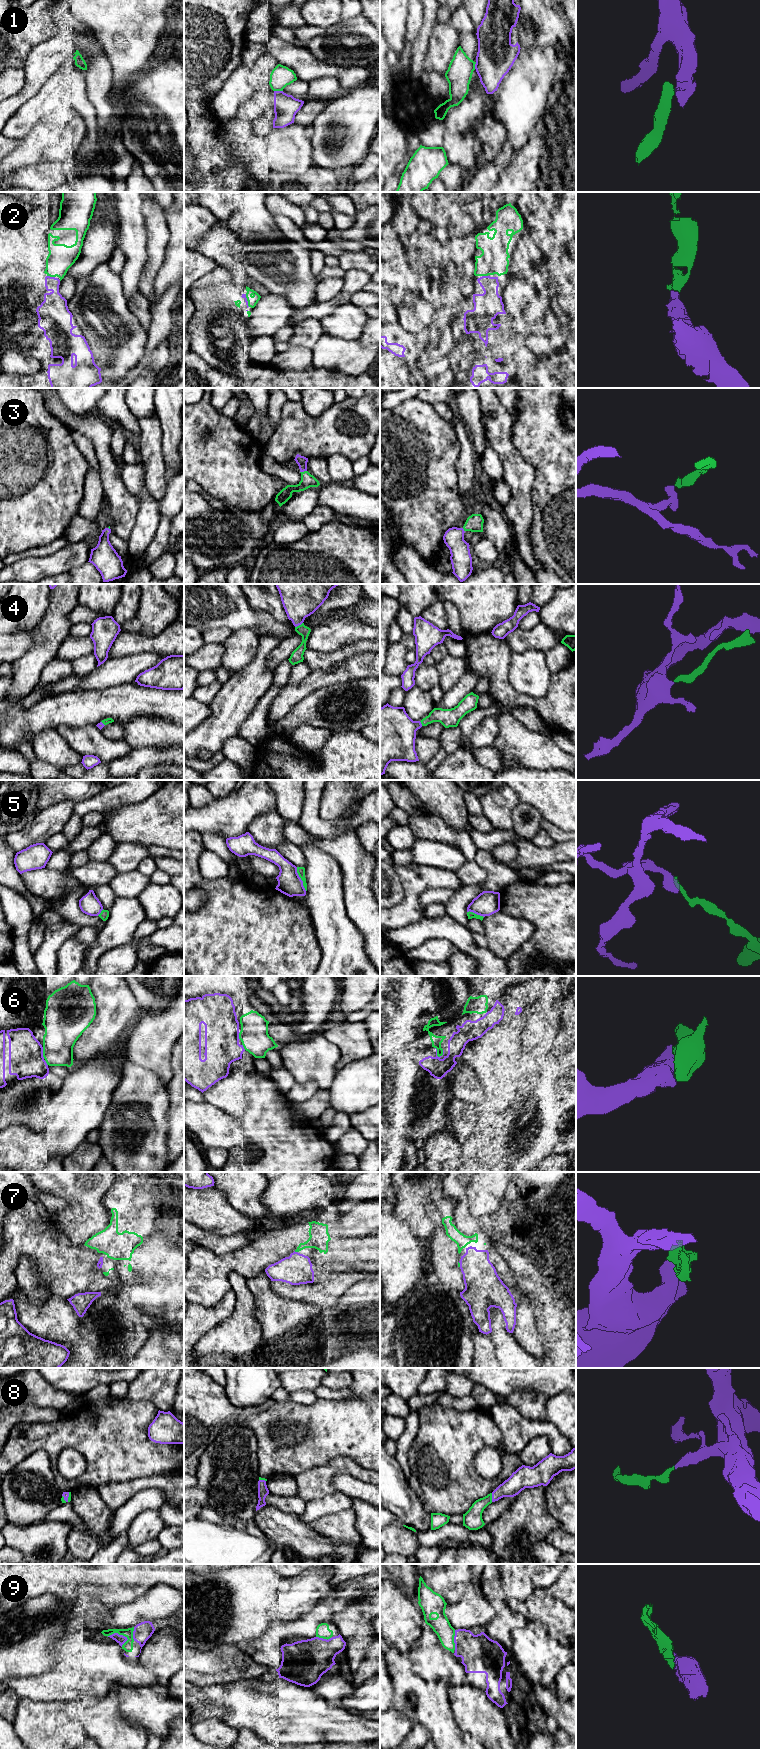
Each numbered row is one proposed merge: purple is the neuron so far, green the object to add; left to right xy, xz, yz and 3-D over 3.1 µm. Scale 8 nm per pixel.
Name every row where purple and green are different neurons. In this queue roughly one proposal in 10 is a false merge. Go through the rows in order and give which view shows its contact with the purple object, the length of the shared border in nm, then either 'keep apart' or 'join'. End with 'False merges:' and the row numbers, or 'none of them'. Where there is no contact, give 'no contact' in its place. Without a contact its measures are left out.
1: meets purple in xz; contact 70 nm long; keep apart
2: meets purple in xy; contact 70 nm long; join
3: meets purple in xz; contact 60 nm long; join
4: meets purple in xz; contact 80 nm long; join
5: meets purple in xz; contact 200 nm long; keep apart
6: meets purple in yz; contact 90 nm long; join
7: meets purple in xz; contact 30 nm long; join
8: meets purple in yz; contact 70 nm long; join
9: meets purple in xy; contact 180 nm long; join
False merges: 1, 5

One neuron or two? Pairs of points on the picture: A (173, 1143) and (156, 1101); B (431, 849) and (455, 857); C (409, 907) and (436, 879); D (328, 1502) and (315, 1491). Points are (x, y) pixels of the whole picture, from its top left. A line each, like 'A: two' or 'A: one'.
A: two
B: one
C: one
D: two

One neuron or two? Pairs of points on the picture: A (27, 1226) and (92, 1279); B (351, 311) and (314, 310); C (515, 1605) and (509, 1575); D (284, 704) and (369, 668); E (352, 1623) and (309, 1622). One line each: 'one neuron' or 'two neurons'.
A: one neuron
B: two neurons
C: two neurons
D: one neuron
E: two neurons

